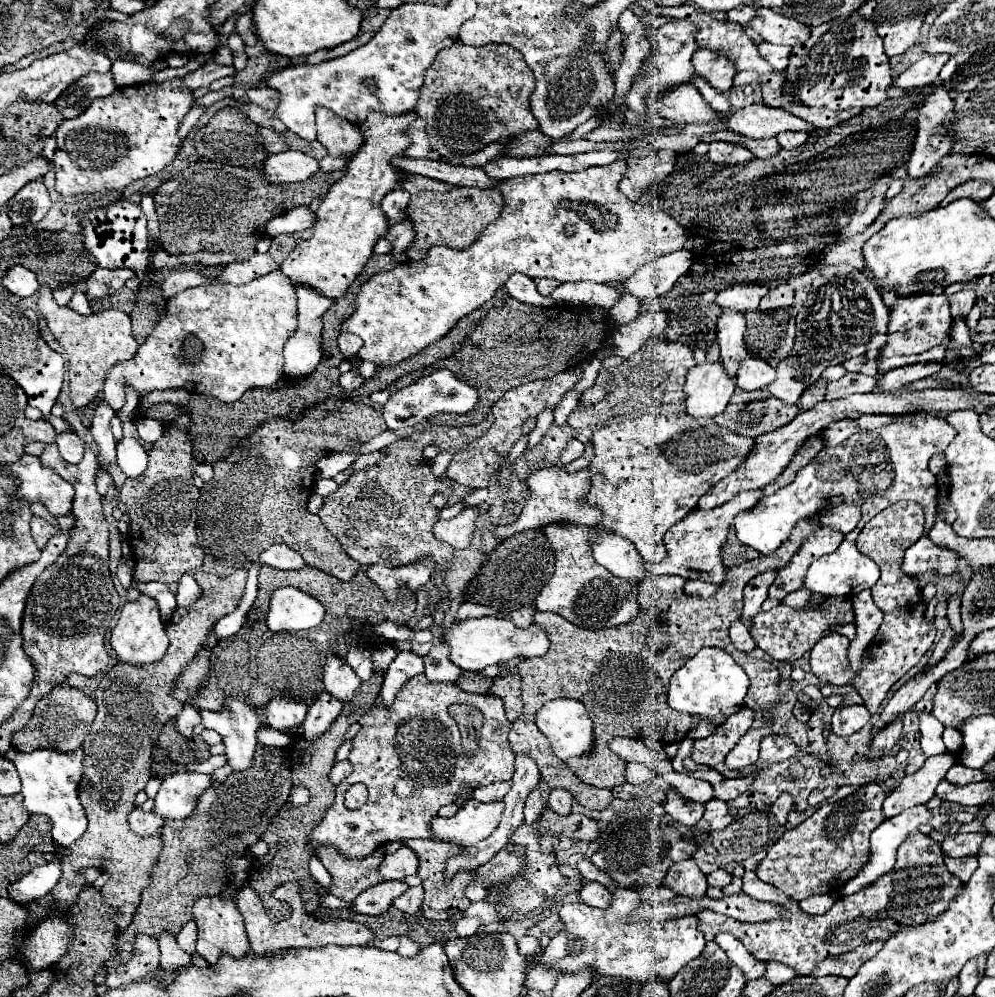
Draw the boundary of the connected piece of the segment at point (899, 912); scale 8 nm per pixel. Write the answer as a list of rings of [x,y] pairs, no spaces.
[[[913,831],[913,835],[907,835],[907,839],[897,849],[897,863],[893,871],[877,879],[873,887],[865,887],[865,891],[857,891],[857,895],[845,895],[837,899],[837,903],[825,915],[803,913],[797,901],[789,899],[781,889],[757,879],[753,871],[747,871],[743,875],[743,891],[753,899],[781,905],[785,909],[783,917],[765,923],[741,923],[729,919],[727,915],[705,909],[697,915],[697,919],[699,931],[705,935],[705,941],[711,941],[721,931],[733,933],[755,959],[765,963],[779,961],[797,969],[803,975],[811,973],[815,963],[825,957],[849,953],[859,945],[877,939],[887,941],[897,929],[905,925],[925,923],[927,917],[941,913],[949,905],[949,901],[957,895],[959,887],[961,881],[953,873],[949,873],[943,863],[941,847],[929,835]]]

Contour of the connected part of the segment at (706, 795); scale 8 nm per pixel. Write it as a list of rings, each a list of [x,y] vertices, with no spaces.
[[[667,773],[663,777],[669,785],[673,785],[675,789],[683,789],[681,795],[689,801],[697,801],[697,803],[707,803],[713,799],[713,787],[711,783],[703,781],[703,779],[697,779],[697,777],[691,777],[687,773]]]

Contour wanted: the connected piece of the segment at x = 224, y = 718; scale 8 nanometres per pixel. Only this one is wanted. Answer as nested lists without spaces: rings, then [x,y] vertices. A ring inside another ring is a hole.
[[[229,697],[221,711],[201,711],[203,725],[215,729],[227,747],[227,761],[235,771],[243,771],[253,765],[253,753],[257,747],[255,733],[265,723],[265,711],[251,707],[243,699]]]

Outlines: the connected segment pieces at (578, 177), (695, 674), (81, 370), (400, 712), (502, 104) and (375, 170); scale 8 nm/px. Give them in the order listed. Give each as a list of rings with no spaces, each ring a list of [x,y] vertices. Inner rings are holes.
[[[617,159],[609,165],[603,165],[603,167],[589,167],[585,171],[579,171],[579,173],[537,173],[537,175],[519,175],[515,179],[507,179],[499,185],[499,191],[503,195],[503,201],[505,201],[505,207],[501,211],[501,215],[497,217],[497,221],[489,223],[485,227],[485,231],[479,235],[479,239],[475,239],[469,247],[465,249],[451,249],[451,247],[431,247],[427,257],[423,261],[405,261],[405,263],[399,263],[395,269],[387,271],[387,273],[379,273],[379,275],[373,275],[357,293],[357,309],[355,313],[341,325],[341,331],[351,331],[355,335],[359,335],[363,339],[363,347],[359,349],[359,357],[363,361],[373,361],[381,367],[387,367],[387,365],[395,365],[395,363],[401,363],[403,359],[409,359],[411,355],[417,355],[421,349],[425,349],[427,345],[439,341],[441,337],[445,337],[453,325],[469,315],[471,311],[479,309],[481,305],[485,305],[493,293],[509,279],[511,273],[525,273],[529,277],[551,277],[551,279],[557,279],[561,283],[565,281],[593,281],[593,283],[609,283],[609,281],[623,281],[623,273],[635,273],[641,265],[645,263],[651,263],[653,259],[659,259],[663,257],[665,253],[663,251],[677,251],[677,249],[683,249],[685,241],[687,241],[687,231],[673,219],[669,217],[667,213],[663,211],[657,211],[649,205],[641,205],[639,203],[631,203],[625,195],[619,193],[617,189],[617,183],[623,179],[627,171],[627,163],[625,159]],[[565,225],[575,225],[577,227],[577,233],[573,237],[567,237],[565,235]]]
[[[703,647],[693,659],[689,659],[673,677],[669,685],[669,707],[681,713],[697,715],[705,721],[712,721],[712,724],[696,724],[687,733],[689,739],[705,739],[713,735],[717,725],[725,723],[729,715],[735,715],[743,709],[743,699],[749,689],[749,677],[743,671],[741,665],[735,663],[735,659],[723,651],[713,647]]]
[[[45,285],[39,287],[39,301],[37,301],[39,313],[45,317],[51,333],[57,337],[57,341],[63,345],[67,359],[69,359],[69,389],[71,389],[71,401],[73,407],[85,407],[89,405],[99,391],[103,391],[105,373],[123,359],[133,357],[133,351],[137,349],[137,341],[131,333],[131,319],[127,313],[119,309],[107,309],[93,315],[79,315],[67,307],[59,307],[53,299],[53,291]]]
[[[415,675],[415,679],[409,679],[405,683],[405,687],[401,689],[401,693],[397,693],[395,701],[385,707],[385,703],[381,703],[381,697],[377,697],[375,705],[357,721],[361,725],[359,733],[353,737],[351,741],[351,751],[349,751],[349,763],[353,765],[353,771],[349,777],[345,777],[339,785],[337,785],[337,797],[335,797],[335,803],[333,807],[327,811],[327,815],[323,817],[323,821],[311,831],[309,839],[311,839],[311,845],[313,849],[319,849],[321,845],[329,843],[329,845],[335,845],[341,853],[345,853],[347,857],[367,857],[371,855],[375,849],[379,849],[381,845],[389,843],[389,841],[407,841],[407,839],[429,839],[429,823],[433,821],[433,817],[437,817],[437,811],[443,807],[443,805],[449,805],[449,803],[455,803],[457,801],[457,795],[463,791],[463,789],[477,789],[477,787],[483,787],[483,785],[489,785],[489,783],[495,783],[495,781],[509,781],[513,777],[513,751],[509,747],[509,731],[511,731],[511,723],[507,721],[505,717],[505,711],[503,711],[503,701],[497,699],[495,695],[477,695],[477,693],[467,693],[467,691],[461,691],[461,687],[457,687],[457,683],[433,683],[429,679],[425,679],[425,675]],[[453,705],[469,705],[469,709],[477,709],[477,711],[461,711],[461,729],[459,729],[459,721],[457,717],[451,713],[451,707]],[[355,783],[365,783],[367,789],[369,789],[369,797],[367,797],[367,803],[361,807],[361,809],[347,809],[345,807],[345,791],[355,785]]]
[[[455,41],[445,51],[439,51],[427,69],[415,111],[425,119],[433,151],[445,159],[469,155],[493,141],[537,129],[537,119],[529,103],[533,87],[533,71],[515,47],[501,43],[471,47]]]
[[[369,113],[365,125],[359,127],[365,143],[347,163],[347,173],[331,185],[325,201],[319,205],[319,219],[313,225],[313,237],[301,241],[281,263],[281,271],[291,279],[291,283],[311,287],[329,299],[339,299],[347,293],[349,285],[357,279],[373,255],[377,239],[387,233],[381,199],[401,185],[401,175],[391,165],[391,159],[395,155],[403,155],[403,149],[409,145],[411,139],[405,129],[415,121],[415,117],[415,113],[399,117]]]

